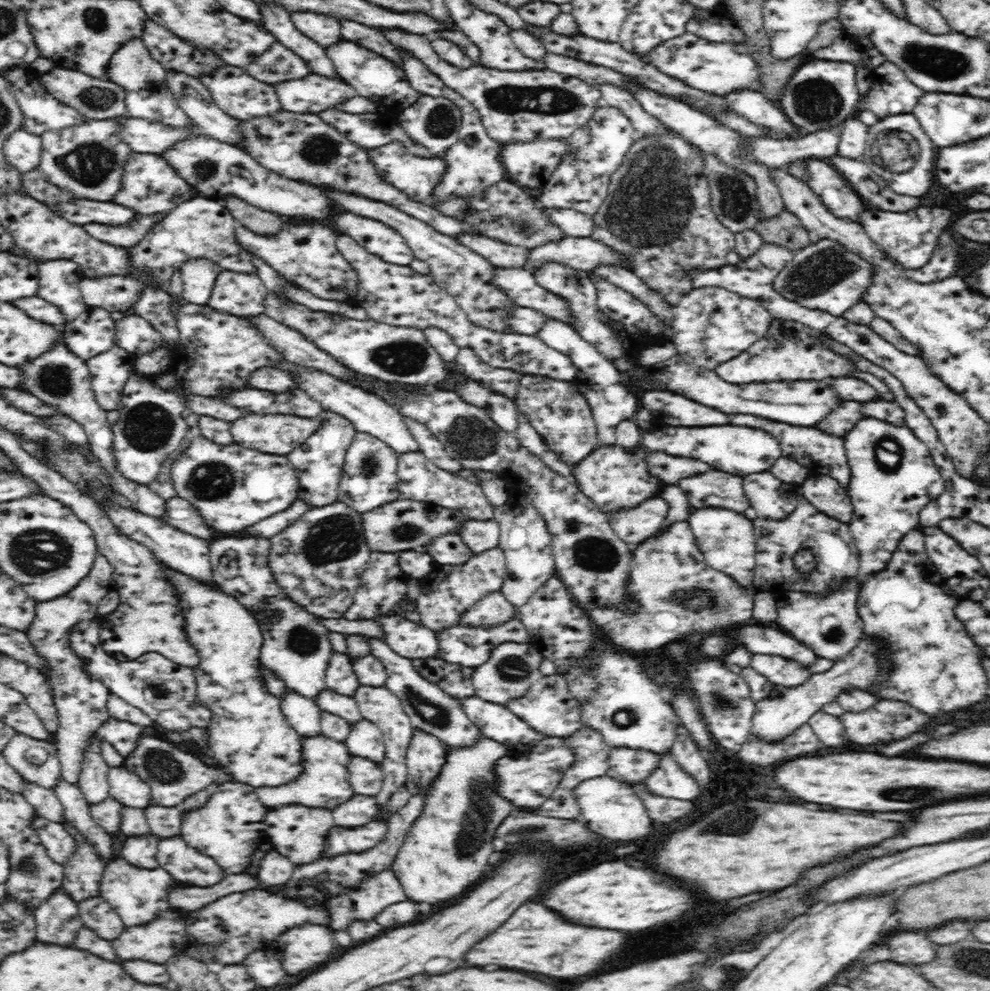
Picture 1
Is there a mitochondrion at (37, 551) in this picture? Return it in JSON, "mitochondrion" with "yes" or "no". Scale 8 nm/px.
{"mitochondrion":"yes"}

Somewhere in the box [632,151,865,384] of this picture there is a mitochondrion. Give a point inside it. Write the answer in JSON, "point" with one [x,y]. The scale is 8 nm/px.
{"point":[812,276]}

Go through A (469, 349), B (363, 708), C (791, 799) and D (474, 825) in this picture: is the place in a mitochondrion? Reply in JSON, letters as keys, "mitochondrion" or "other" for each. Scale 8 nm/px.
{"A":"other","B":"other","C":"other","D":"mitochondrion"}

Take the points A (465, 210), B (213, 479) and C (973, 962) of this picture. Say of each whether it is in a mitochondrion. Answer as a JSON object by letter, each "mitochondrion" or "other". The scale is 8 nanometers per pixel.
{"A":"mitochondrion","B":"mitochondrion","C":"mitochondrion"}

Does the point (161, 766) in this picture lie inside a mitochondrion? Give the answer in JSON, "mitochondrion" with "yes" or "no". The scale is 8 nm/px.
{"mitochondrion":"yes"}

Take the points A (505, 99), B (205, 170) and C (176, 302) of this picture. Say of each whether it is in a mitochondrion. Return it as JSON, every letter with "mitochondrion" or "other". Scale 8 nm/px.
{"A":"mitochondrion","B":"mitochondrion","C":"other"}

